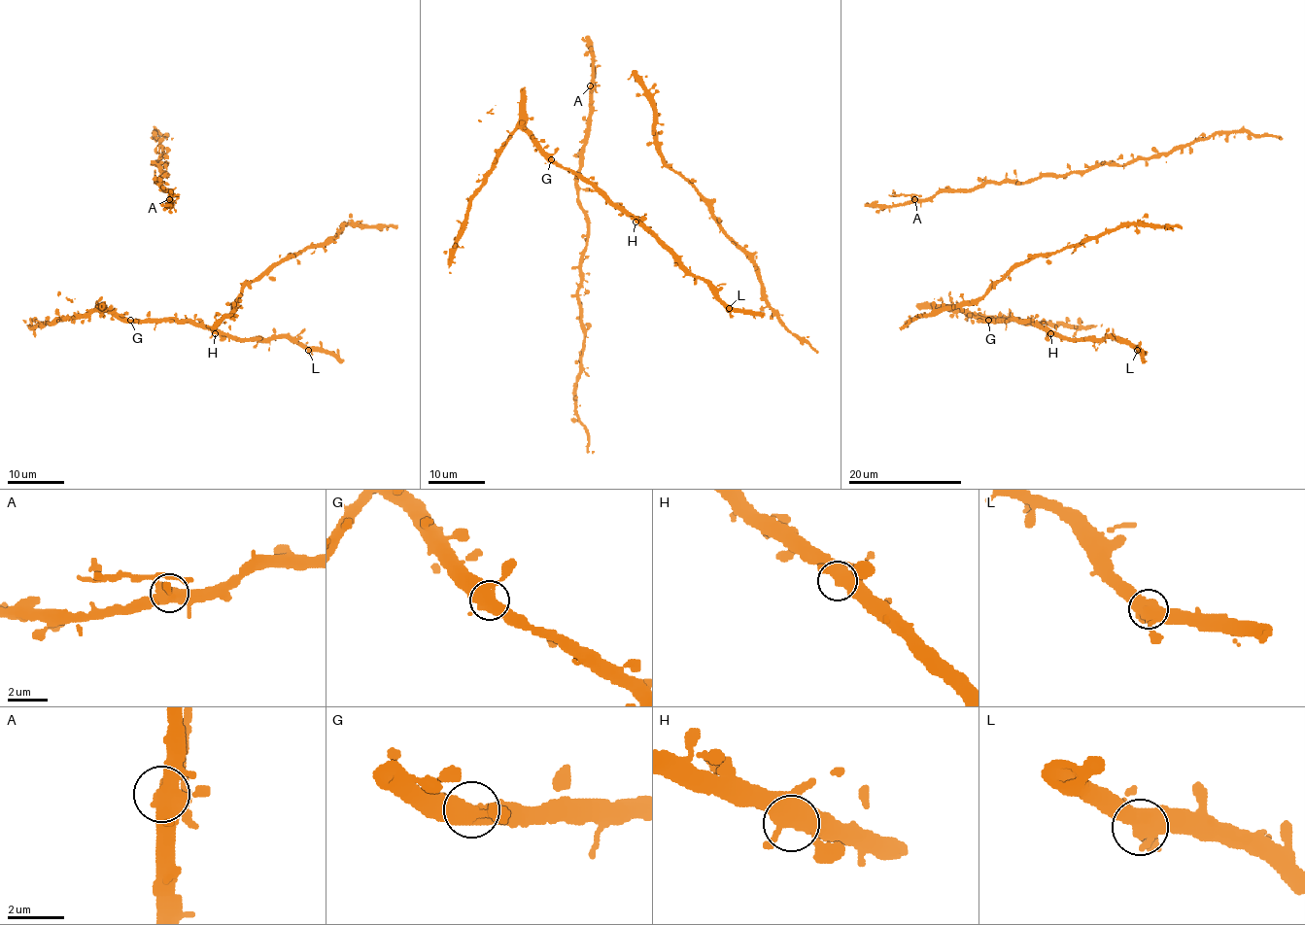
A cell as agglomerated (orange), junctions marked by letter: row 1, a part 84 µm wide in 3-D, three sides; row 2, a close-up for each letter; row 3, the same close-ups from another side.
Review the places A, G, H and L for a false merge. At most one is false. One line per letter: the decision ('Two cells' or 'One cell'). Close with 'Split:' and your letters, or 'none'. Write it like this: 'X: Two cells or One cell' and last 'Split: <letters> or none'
A: One cell
G: One cell
H: One cell
L: One cell
Split: none

